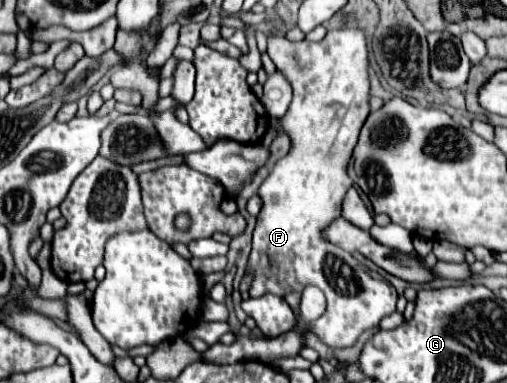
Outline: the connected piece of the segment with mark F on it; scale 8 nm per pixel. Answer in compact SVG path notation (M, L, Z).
M334 29L318 41L288 41L282 37L268 39L268 55L274 61L276 69L286 77L292 85L292 103L288 113L280 119L282 129L292 139L292 149L286 157L274 163L270 175L260 185L258 195L264 205L258 213L258 223L252 237L252 253L246 265L246 273L252 275L249 295L256 298L262 293L274 293L286 299L296 315L294 329L300 329L300 293L306 283L318 285L328 295L328 309L318 321L310 321L304 325L308 333L314 333L324 345L334 349L352 347L358 337L372 327L378 327L380 319L390 315L396 309L398 293L386 283L382 277L370 277L366 267L356 261L348 251L334 247L334 243L326 241L324 229L338 217L342 217L342 199L346 191L352 187L352 179L346 175L346 165L352 155L352 149L358 141L360 129L370 113L370 61L368 61L368 45L366 33L362 29Z

